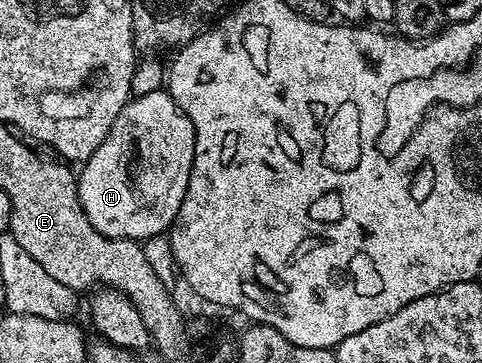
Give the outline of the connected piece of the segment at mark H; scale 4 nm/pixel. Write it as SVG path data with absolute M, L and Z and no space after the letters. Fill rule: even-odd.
M163 88L155 89L152 93L141 93L133 96L128 104L122 107L118 119L114 119L114 127L106 135L106 139L102 139L98 151L94 151L94 155L90 155L90 159L83 162L81 169L84 170L79 170L78 193L80 195L80 202L82 203L82 211L86 215L86 219L90 219L90 223L94 223L94 227L98 227L98 231L102 231L102 235L106 235L107 237L130 239L131 241L143 243L150 237L159 237L167 234L172 228L178 211L182 207L182 199L186 199L186 187L190 183L190 167L194 167L195 138L194 123L190 123L190 119L181 111L178 103L174 103L174 99Z

